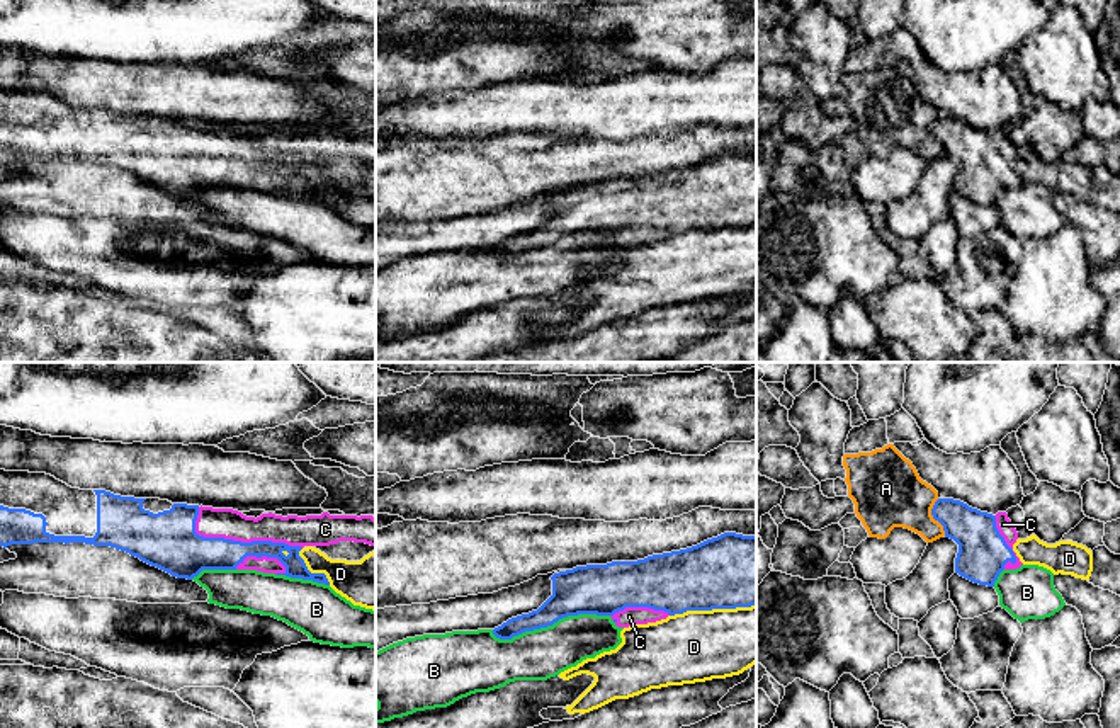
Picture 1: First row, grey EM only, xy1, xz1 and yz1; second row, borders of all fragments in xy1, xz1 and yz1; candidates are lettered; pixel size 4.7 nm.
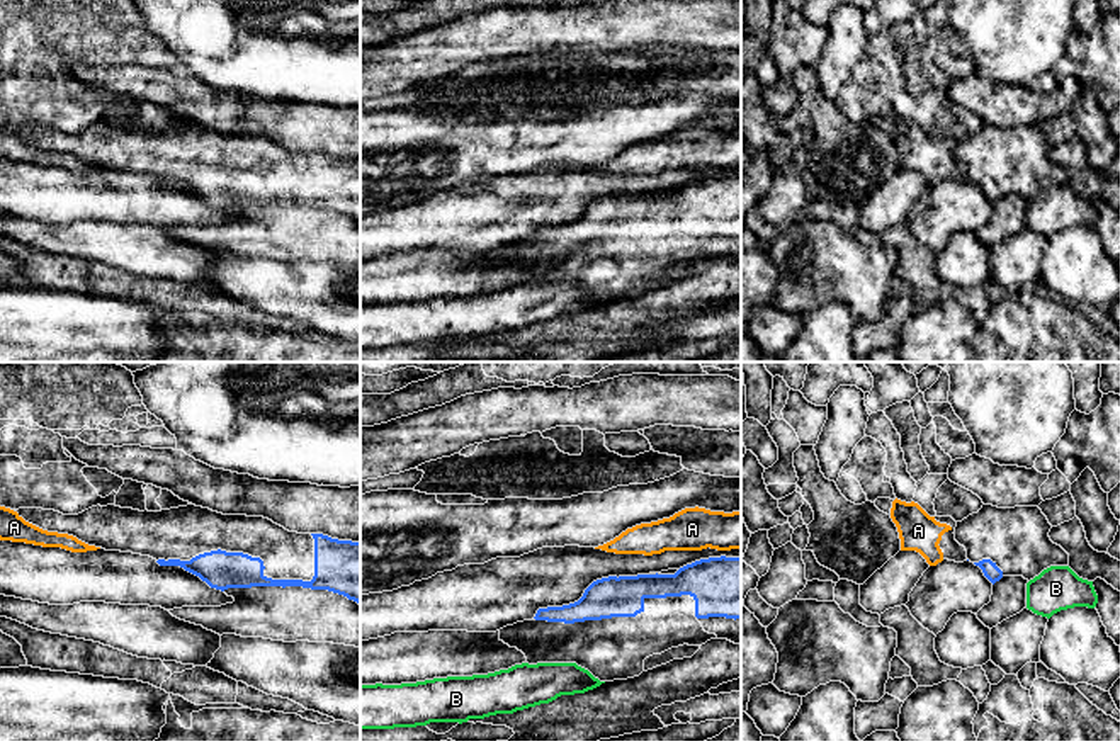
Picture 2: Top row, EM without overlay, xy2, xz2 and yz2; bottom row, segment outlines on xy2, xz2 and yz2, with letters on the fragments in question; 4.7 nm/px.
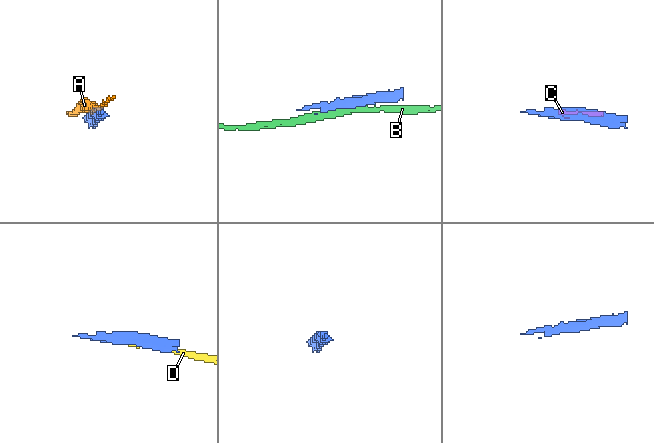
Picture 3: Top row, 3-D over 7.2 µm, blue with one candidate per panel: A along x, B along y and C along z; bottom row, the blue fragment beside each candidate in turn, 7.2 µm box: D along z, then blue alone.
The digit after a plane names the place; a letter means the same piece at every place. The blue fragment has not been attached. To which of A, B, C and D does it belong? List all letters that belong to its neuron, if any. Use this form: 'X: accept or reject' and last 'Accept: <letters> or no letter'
A: reject
B: reject
C: reject
D: reject
Accept: no letter

